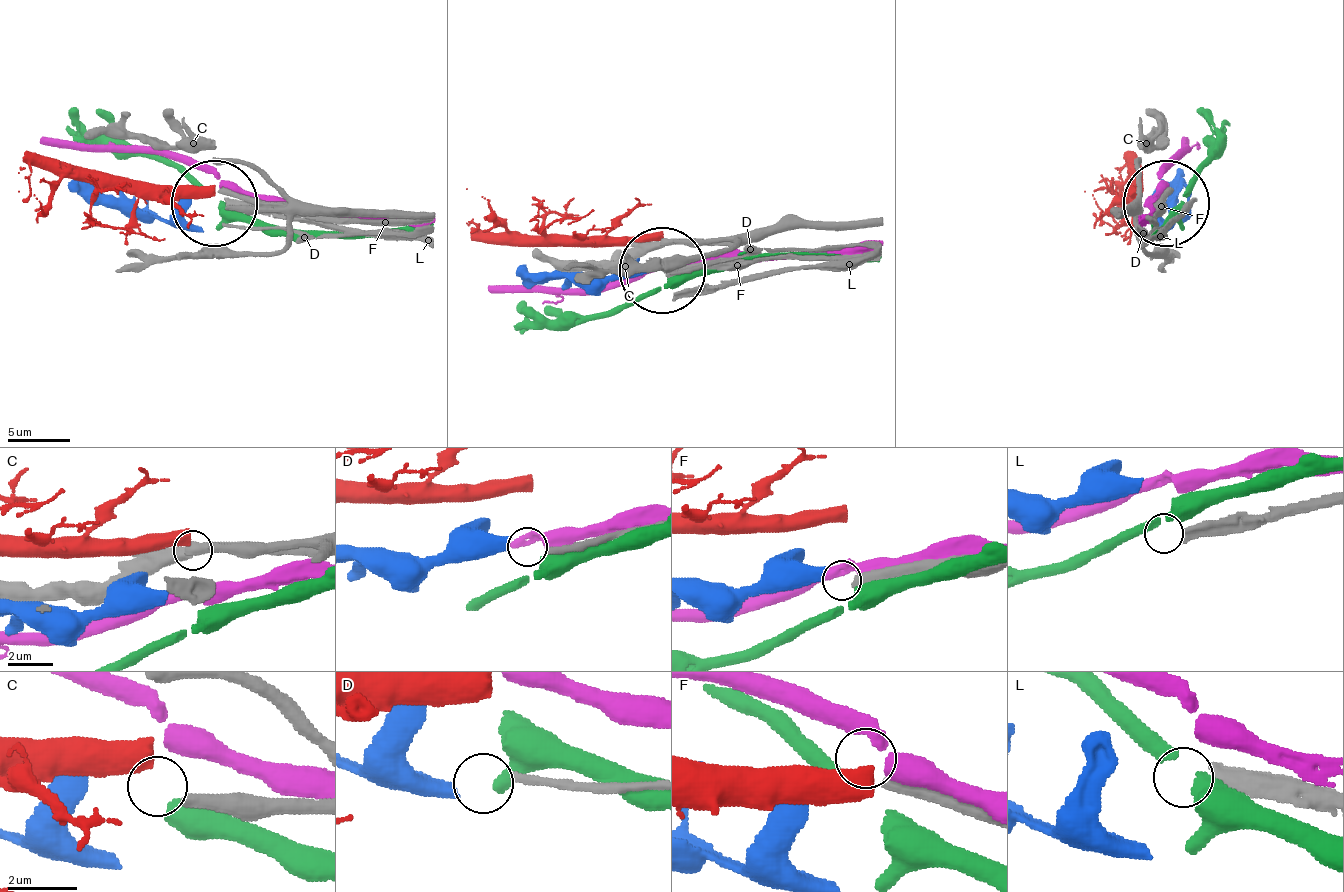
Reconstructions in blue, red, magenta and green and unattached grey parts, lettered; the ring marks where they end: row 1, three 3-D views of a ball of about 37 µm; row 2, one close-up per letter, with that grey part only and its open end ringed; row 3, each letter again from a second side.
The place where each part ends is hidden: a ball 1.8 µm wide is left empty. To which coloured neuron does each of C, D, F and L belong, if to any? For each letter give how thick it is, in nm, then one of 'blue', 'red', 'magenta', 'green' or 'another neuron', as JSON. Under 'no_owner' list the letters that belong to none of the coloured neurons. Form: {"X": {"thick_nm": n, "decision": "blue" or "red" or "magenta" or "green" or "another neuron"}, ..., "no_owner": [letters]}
{"C": {"thick_nm": 380, "decision": "another neuron"}, "D": {"thick_nm": 280, "decision": "another neuron"}, "F": {"thick_nm": 500, "decision": "another neuron"}, "L": {"thick_nm": 480, "decision": "another neuron"}, "no_owner": ["C", "D", "F", "L"]}

